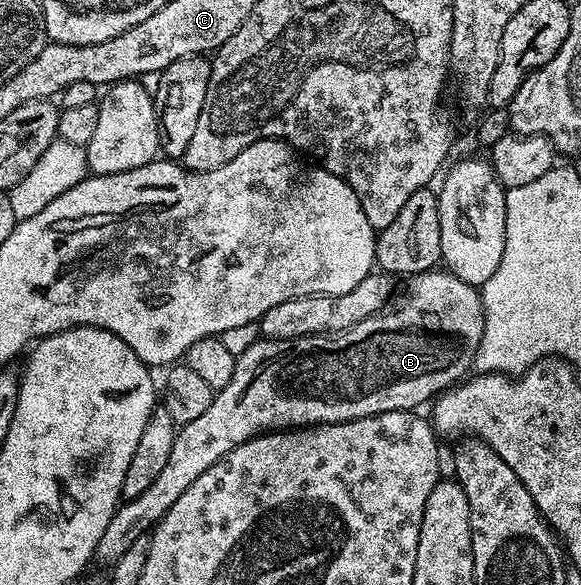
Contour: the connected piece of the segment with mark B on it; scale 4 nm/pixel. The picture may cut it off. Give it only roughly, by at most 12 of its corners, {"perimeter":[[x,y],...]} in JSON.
{"perimeter":[[414,273],[346,331],[237,357],[112,516],[122,559],[269,431],[412,411],[473,368],[480,289]]}

